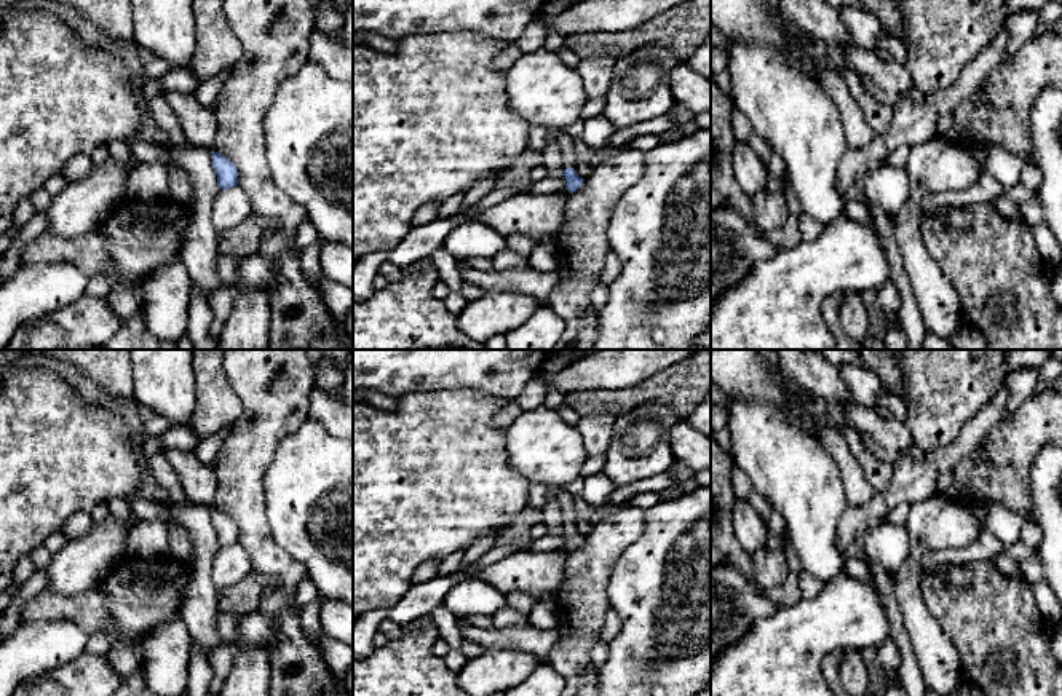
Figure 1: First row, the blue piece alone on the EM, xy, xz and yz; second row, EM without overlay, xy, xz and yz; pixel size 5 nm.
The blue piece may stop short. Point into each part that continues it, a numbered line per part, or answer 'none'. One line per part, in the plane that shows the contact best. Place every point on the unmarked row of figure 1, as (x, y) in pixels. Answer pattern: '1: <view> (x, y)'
none

